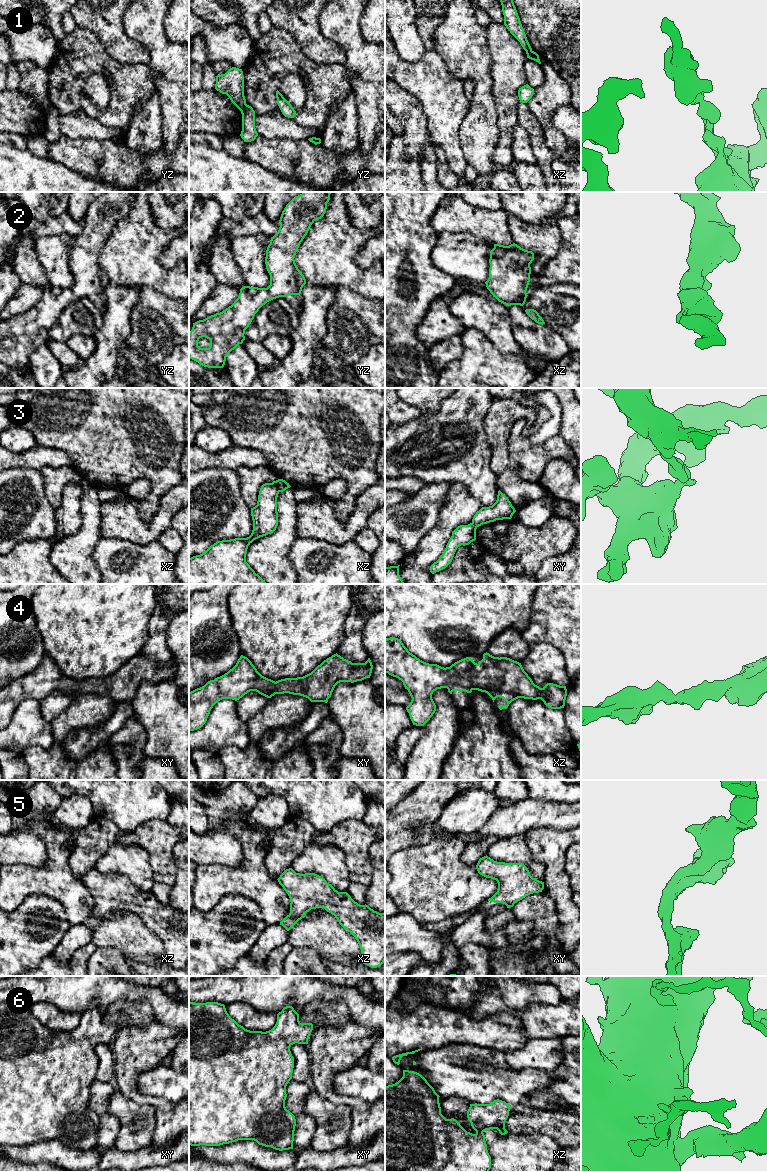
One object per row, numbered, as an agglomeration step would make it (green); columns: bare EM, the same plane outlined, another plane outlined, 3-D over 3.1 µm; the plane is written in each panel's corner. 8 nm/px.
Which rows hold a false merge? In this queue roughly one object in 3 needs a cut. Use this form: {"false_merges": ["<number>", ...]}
{"false_merges": ["1", "3"]}

